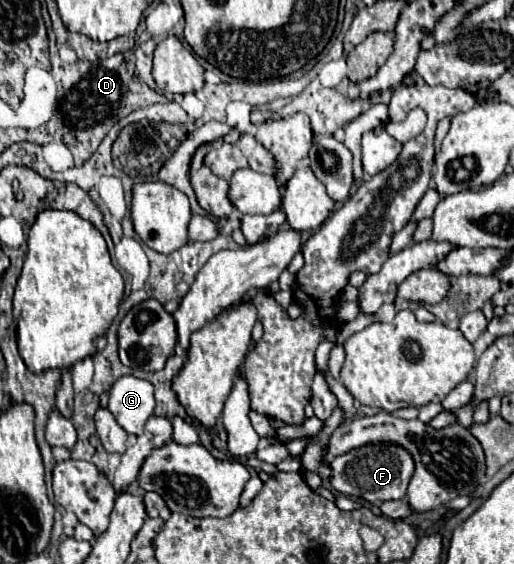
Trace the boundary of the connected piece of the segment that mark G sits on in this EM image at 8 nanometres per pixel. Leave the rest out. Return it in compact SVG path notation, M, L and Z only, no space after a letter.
M135 376L119 378L109 390L107 408L127 434L141 436L143 424L147 422L155 408L151 382L139 380Z

